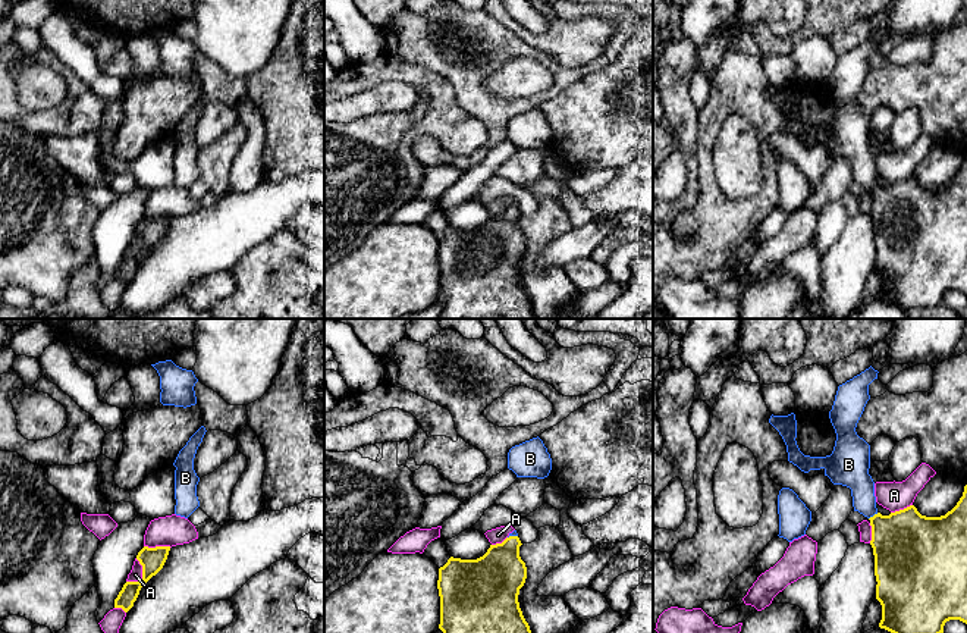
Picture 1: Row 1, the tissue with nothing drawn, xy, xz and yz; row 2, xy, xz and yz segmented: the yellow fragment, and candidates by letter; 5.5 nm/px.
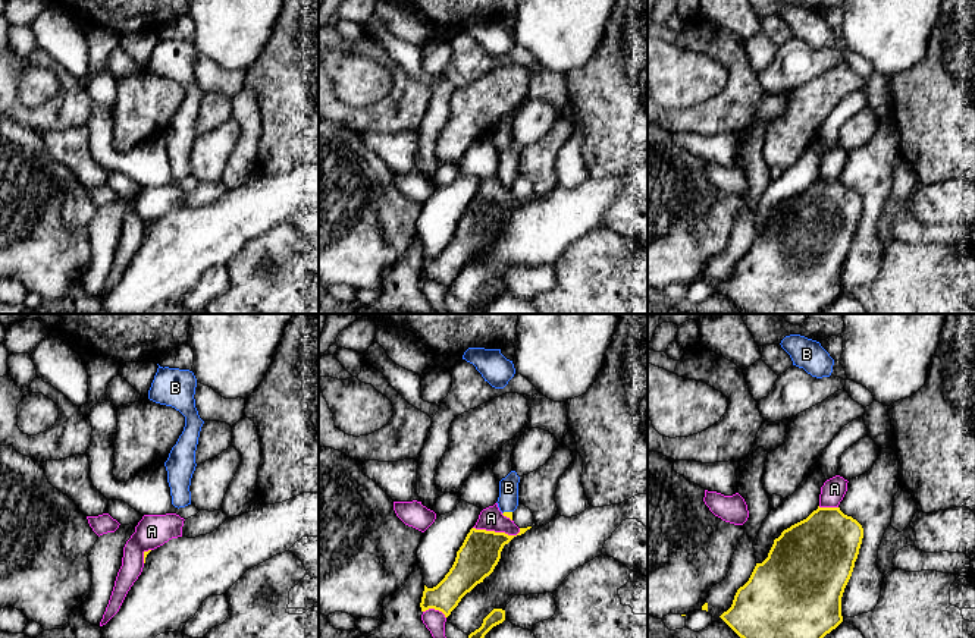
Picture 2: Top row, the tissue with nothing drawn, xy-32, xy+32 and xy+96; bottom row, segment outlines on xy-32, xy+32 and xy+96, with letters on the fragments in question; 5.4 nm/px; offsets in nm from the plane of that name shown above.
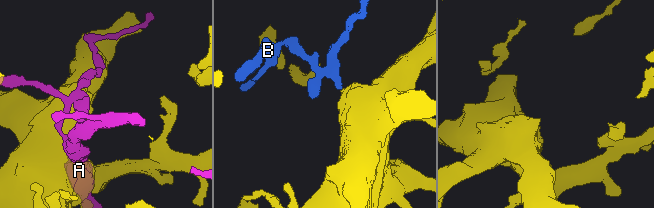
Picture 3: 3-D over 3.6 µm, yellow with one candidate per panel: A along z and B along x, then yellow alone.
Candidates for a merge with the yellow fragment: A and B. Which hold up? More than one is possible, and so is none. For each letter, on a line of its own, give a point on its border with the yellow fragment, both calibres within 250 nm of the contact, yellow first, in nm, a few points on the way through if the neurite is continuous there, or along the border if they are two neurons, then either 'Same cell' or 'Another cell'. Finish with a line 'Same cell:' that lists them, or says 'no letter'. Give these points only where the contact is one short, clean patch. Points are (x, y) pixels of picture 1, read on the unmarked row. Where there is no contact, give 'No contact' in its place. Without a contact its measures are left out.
A: Touches yellow at xy (143, 247). Thickness 130 nm (yellow) against 70 nm. Another cell
B: Touches yellow at yz (875, 185). Thickness 380 nm (yellow) against 160 nm. Path across: yz (907, 218), (875, 185), (854, 146). Same cell
Same cell: B

